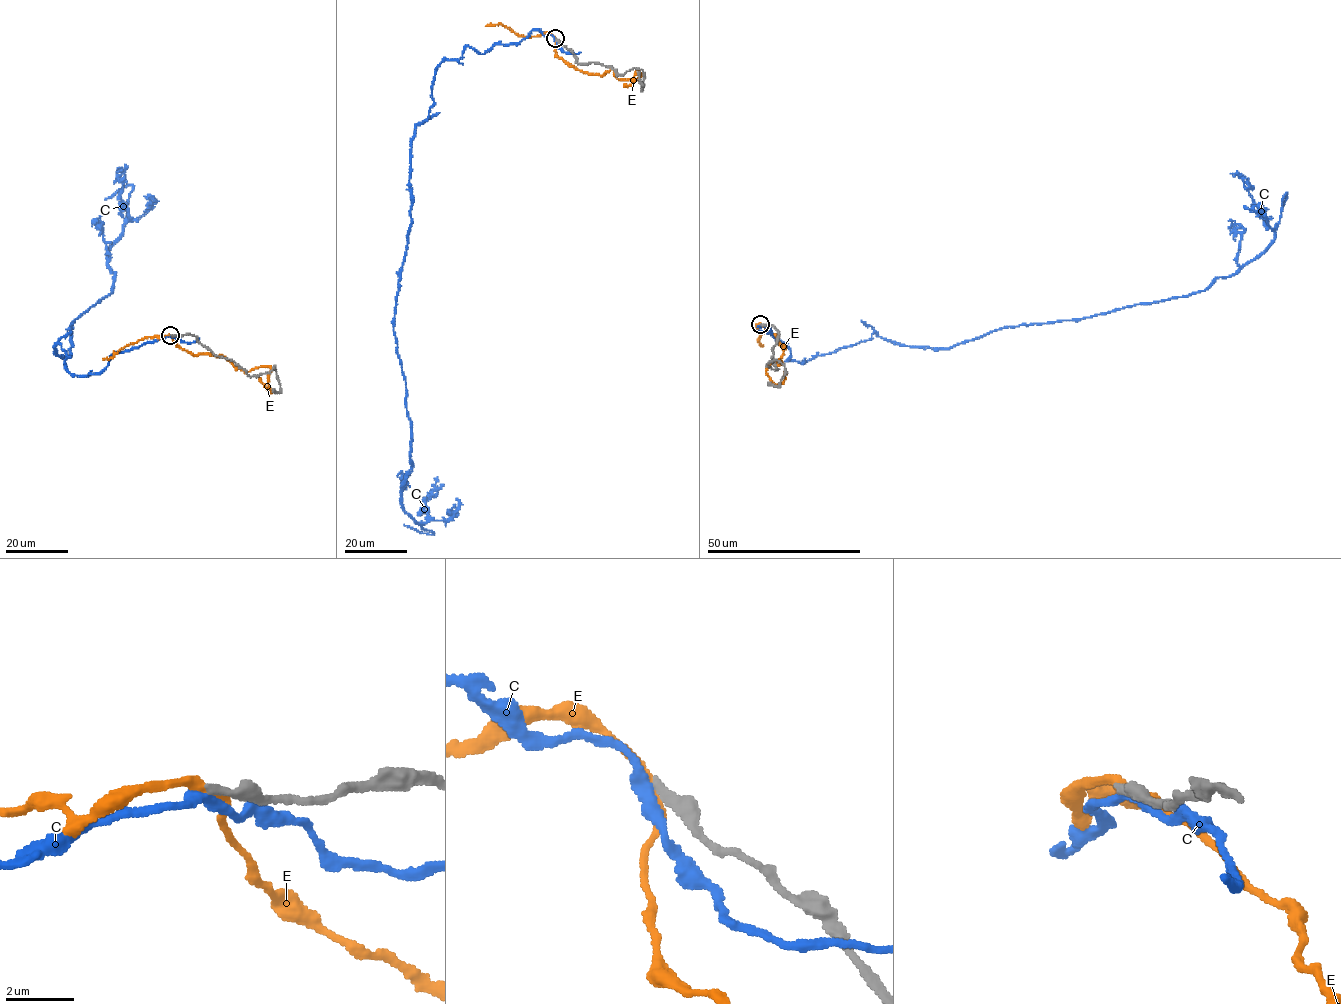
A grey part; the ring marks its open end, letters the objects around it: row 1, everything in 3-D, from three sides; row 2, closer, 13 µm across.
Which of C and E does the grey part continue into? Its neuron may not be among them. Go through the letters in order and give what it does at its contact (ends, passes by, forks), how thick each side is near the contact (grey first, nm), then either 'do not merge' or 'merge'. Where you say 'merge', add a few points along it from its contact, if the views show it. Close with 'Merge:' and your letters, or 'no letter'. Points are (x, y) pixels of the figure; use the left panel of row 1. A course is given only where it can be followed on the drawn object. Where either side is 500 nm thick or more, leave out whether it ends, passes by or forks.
C: it passes by; calibres 320 and 340 nm; do not merge
E: it passes by; calibres 320 and 240 nm; do not merge
Merge: no letter

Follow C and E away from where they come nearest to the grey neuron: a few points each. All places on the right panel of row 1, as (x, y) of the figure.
C: (761, 324), (790, 350), (785, 361), (805, 362), (875, 331), (951, 348), (1187, 296), (1274, 236), (1230, 174)
E: (762, 324), (785, 348), (773, 361), (781, 363), (772, 361), (766, 374), (778, 385), (786, 371)

